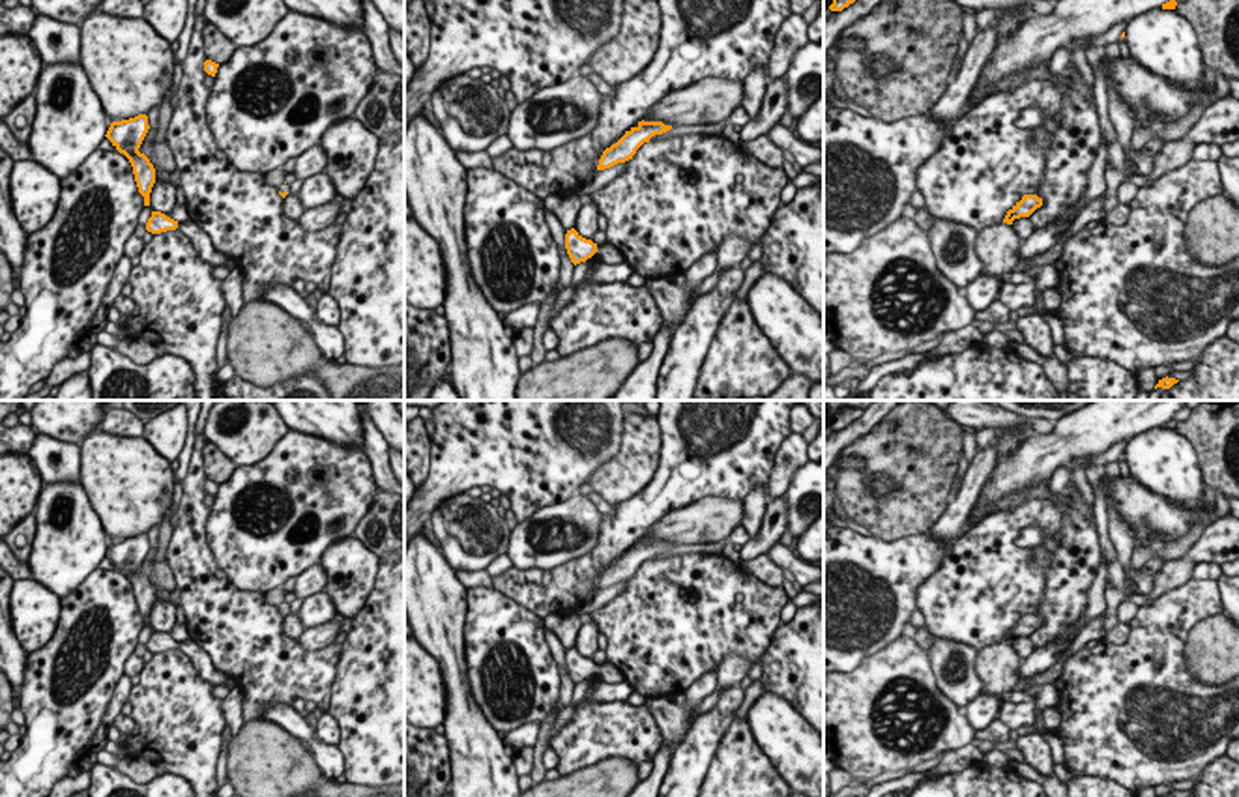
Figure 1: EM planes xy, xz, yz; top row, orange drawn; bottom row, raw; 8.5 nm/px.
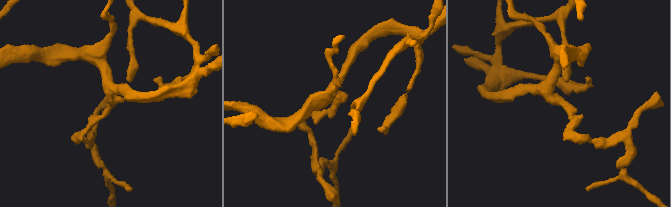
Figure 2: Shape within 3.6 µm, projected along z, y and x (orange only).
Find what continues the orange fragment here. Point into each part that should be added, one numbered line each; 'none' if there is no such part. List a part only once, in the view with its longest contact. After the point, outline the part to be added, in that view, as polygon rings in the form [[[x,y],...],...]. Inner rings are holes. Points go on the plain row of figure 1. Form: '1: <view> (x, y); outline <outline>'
1: xz (605, 670); outline [[[608,660],[597,664],[595,675],[599,675],[603,683],[621,683],[623,681],[621,670]]]

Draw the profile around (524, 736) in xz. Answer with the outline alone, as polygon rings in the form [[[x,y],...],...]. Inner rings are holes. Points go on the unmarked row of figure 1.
[[[528,722],[511,732],[502,733],[502,739],[503,739],[503,745],[511,746],[513,752],[517,752],[524,746],[533,746],[537,741],[537,733],[539,733],[539,724]]]

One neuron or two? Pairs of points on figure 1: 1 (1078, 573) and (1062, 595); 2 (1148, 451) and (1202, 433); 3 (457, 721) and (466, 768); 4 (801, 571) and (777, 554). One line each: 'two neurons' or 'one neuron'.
1: one neuron
2: two neurons
3: one neuron
4: one neuron

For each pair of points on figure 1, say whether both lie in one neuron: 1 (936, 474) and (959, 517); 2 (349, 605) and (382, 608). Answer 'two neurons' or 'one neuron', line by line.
1: two neurons
2: two neurons

